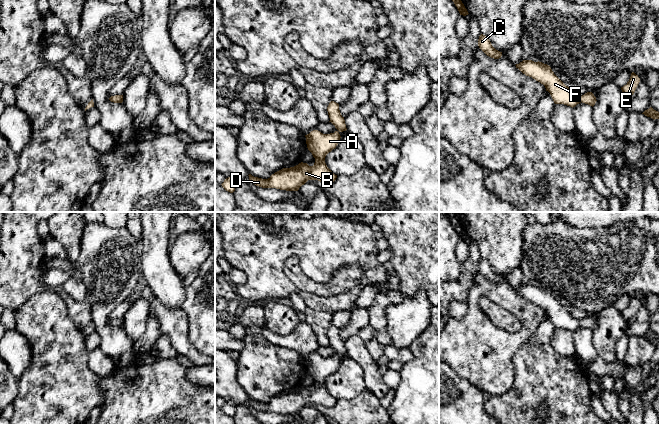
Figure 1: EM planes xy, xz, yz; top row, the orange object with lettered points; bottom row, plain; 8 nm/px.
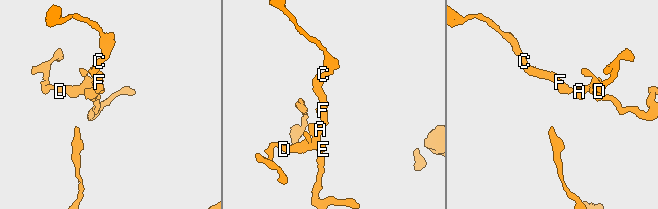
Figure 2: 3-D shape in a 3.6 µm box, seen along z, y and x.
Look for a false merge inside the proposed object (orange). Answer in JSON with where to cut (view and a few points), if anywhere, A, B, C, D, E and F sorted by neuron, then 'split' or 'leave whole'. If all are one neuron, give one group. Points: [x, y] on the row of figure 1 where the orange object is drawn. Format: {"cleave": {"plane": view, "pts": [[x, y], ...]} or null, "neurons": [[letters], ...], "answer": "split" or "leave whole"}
{"cleave": null, "neurons": [["A", "B", "C", "D", "E", "F"]], "answer": "leave whole"}

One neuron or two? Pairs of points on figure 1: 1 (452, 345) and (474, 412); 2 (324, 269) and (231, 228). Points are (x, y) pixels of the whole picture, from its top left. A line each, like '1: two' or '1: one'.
1: two
2: one

